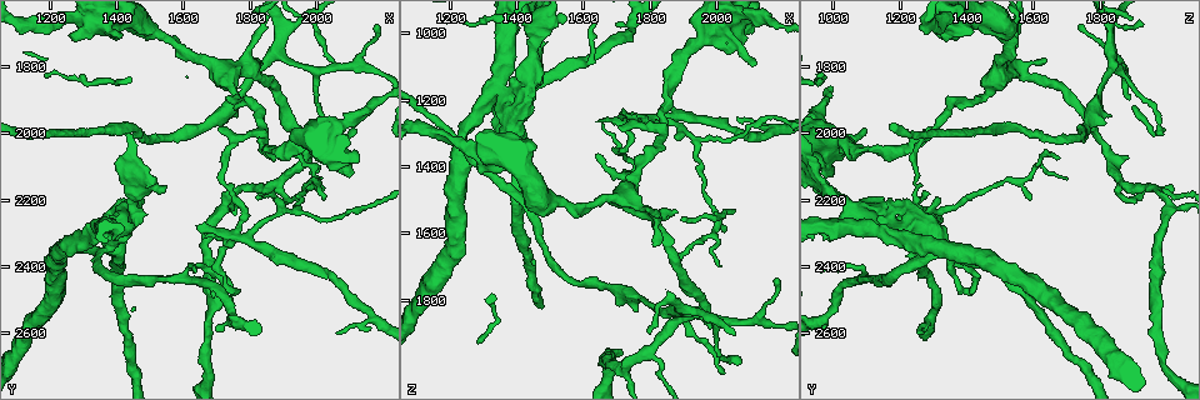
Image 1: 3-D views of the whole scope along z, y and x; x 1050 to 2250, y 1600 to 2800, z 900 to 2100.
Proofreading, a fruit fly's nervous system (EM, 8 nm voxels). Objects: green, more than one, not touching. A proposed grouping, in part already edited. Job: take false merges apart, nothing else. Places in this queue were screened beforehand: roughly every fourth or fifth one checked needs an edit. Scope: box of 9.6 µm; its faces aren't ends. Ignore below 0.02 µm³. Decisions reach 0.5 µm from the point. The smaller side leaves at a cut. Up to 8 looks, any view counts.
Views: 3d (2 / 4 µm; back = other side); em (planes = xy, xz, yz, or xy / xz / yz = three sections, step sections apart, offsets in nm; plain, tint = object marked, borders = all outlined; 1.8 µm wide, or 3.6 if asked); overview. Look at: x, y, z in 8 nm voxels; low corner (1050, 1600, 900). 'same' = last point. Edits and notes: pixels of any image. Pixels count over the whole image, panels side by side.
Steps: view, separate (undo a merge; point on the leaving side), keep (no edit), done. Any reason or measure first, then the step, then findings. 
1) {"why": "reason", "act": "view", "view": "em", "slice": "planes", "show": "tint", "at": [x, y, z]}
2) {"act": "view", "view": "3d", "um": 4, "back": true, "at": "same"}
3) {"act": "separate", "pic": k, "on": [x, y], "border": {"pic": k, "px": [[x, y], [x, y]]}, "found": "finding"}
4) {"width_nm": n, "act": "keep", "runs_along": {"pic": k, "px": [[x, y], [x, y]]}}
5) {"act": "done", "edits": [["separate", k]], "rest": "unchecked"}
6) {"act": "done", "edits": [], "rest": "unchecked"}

{"why": "narrows sharply", "act": "view", "view": "3d", "um": 2, "at": [1770, 1910, 1410]}

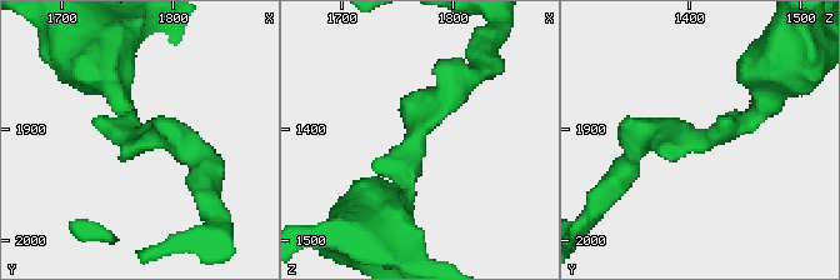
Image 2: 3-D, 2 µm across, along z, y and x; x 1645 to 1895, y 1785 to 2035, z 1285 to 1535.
{"arm_widths_nm": [200, 200], "act": "view", "view": "em", "slice": "yz", "step": 8, "show": "tint", "at": [1764, 1908, 1410]}

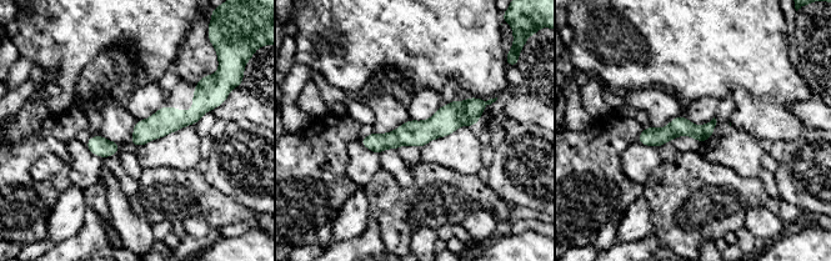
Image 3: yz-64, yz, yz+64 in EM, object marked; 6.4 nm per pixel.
{"width_nm": 130, "act": "keep", "runs_along": {"pic": 3, "px": [[482, 104], [421, 132], [364, 140]]}, "found": "one neuron here"}

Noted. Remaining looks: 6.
{"why": "two arms at a narrow angle", "act": "view", "view": "3d", "um": 2, "at": [1460, 2170, 970]}

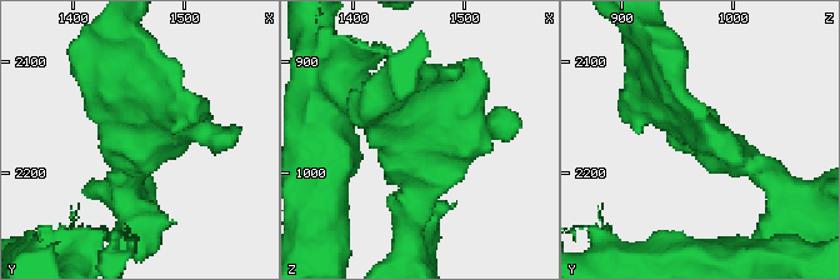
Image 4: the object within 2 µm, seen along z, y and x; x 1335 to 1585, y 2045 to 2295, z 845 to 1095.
{"act": "view", "view": "em", "slice": "xy", "step": 8, "show": "tint", "at": [1468, 2168, 974]}

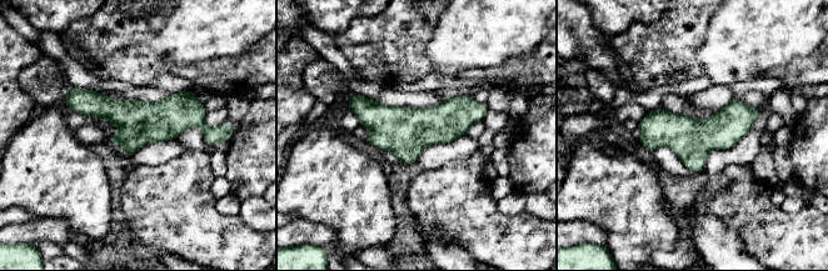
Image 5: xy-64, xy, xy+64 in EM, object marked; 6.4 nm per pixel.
{"why": "cut it another way", "act": "view", "view": "em", "slice": "planes", "show": "borders", "at": "same"}

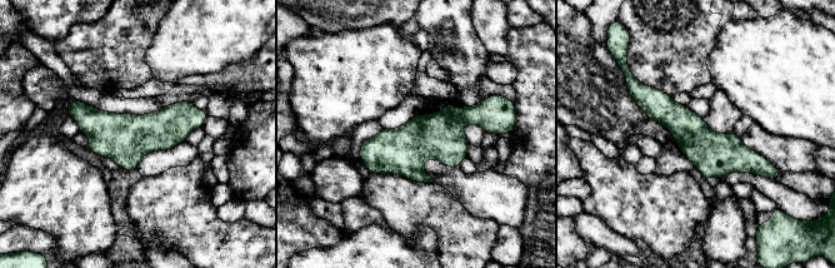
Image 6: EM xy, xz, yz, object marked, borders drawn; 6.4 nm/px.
{"width_nm": 280, "act": "keep", "runs_along": {"pic": 6, "px": [[639, 90], [713, 154], [763, 172]]}, "found": "one neuron here"}

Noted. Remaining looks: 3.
{"why": "four or more arms meet", "act": "view", "view": "3d", "um": 4, "at": [1390, 2290, 1290]}

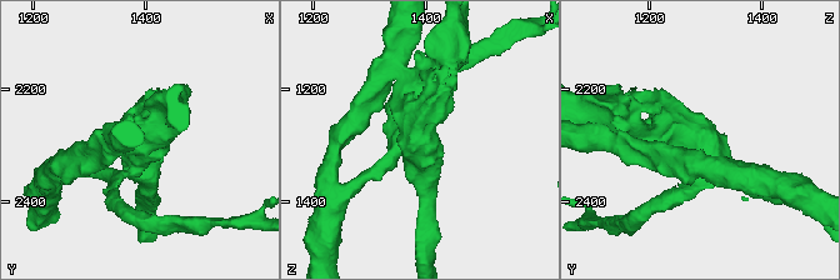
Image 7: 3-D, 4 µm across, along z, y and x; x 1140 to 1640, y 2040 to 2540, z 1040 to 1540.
{"why": "need the tissue", "act": "view", "view": "em", "slice": "planes", "show": "tint", "at": [1390, 2285, 1275]}

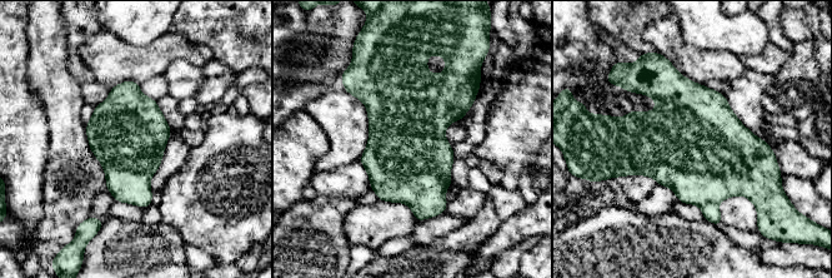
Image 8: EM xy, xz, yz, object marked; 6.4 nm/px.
{"act": "separate", "pic": 8, "on": [705, 164], "border": {"pic": 8, "px": [[717, 202], [707, 202], [701, 207]]}, "found": "a second neuron is stuck on"}

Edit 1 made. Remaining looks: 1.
{"act": "done", "edits": [["separate", 8]], "rest": "unchecked"}

